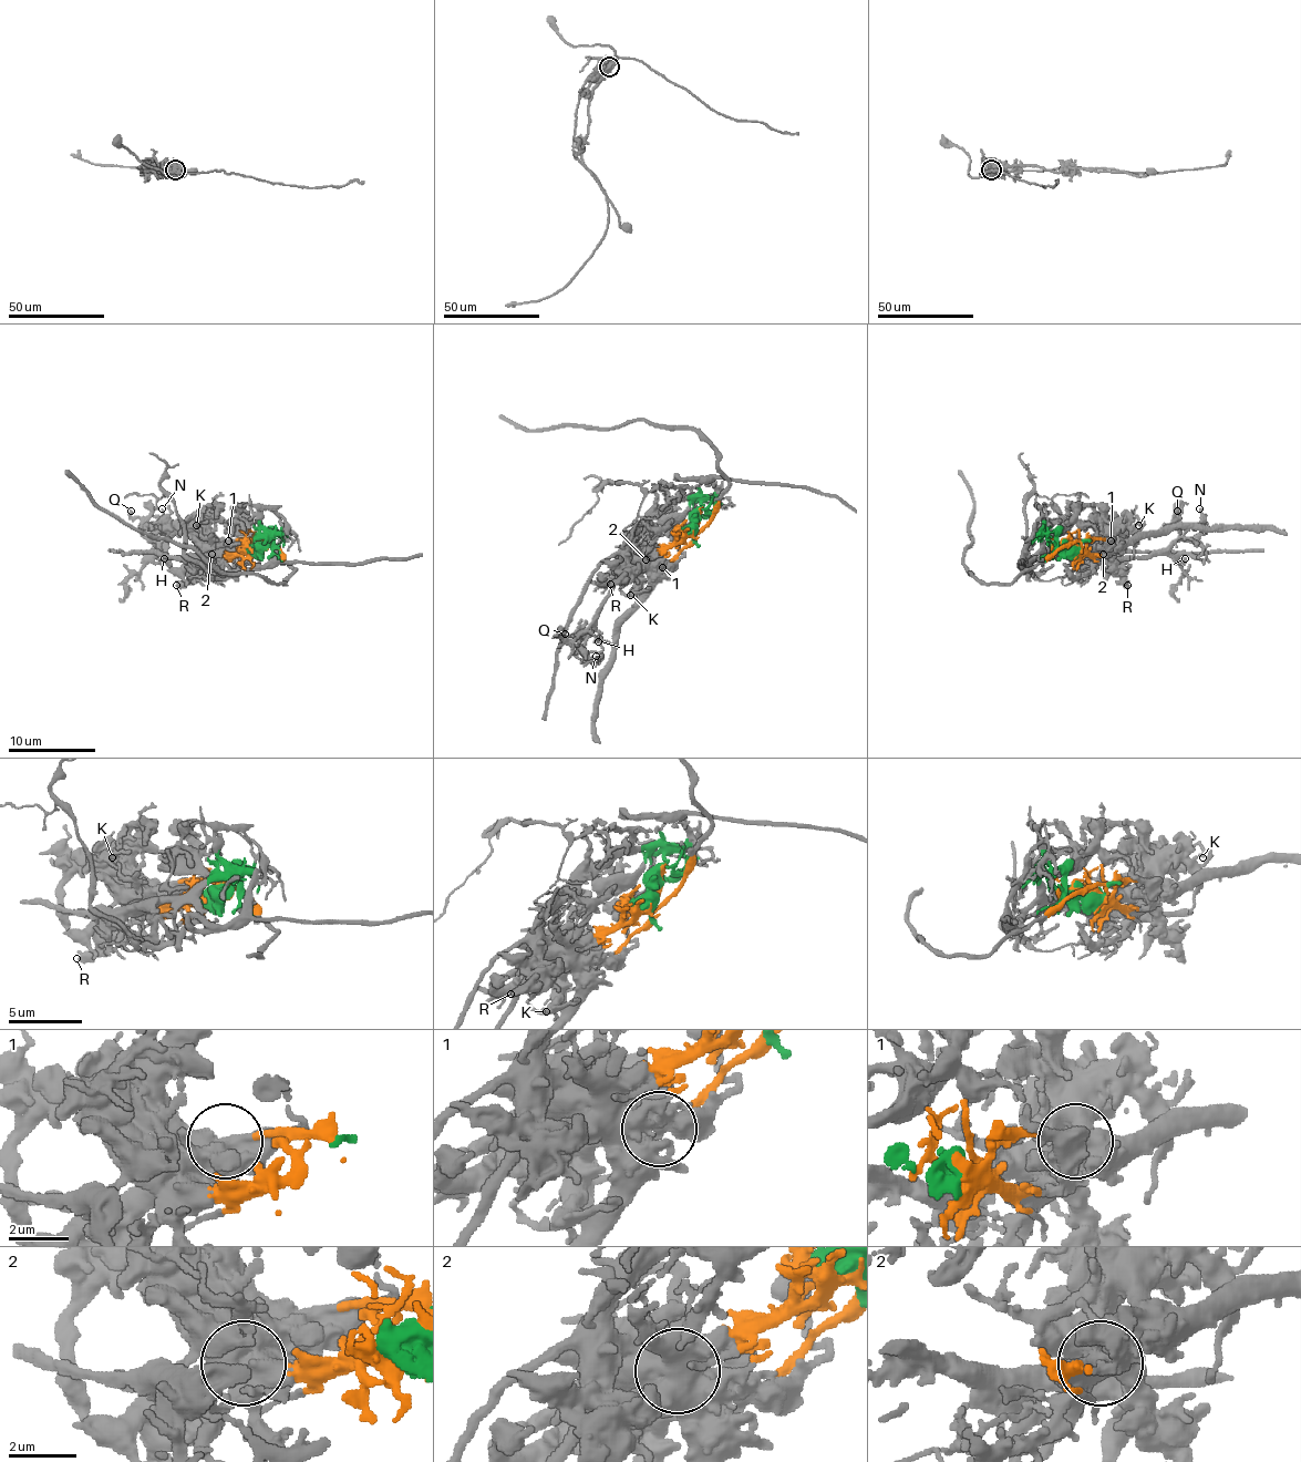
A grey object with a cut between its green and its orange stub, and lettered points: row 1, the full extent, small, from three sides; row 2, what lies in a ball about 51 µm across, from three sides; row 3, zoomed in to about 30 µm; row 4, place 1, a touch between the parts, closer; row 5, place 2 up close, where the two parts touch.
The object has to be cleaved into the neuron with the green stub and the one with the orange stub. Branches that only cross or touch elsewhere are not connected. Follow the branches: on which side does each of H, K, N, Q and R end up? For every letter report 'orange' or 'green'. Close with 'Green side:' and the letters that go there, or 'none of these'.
H: green
K: orange
N: green
Q: green
R: orange
Green side: H, N, Q

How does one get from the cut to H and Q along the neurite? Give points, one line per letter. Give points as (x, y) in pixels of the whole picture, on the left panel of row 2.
H: (258, 547), (267, 538), (251, 538), (193, 558), (168, 558), (164, 554), (153, 558), (155, 563), (164, 558)
Q: (258, 547), (267, 538), (251, 538), (234, 547), (173, 558), (138, 517), (130, 515), (132, 511)

